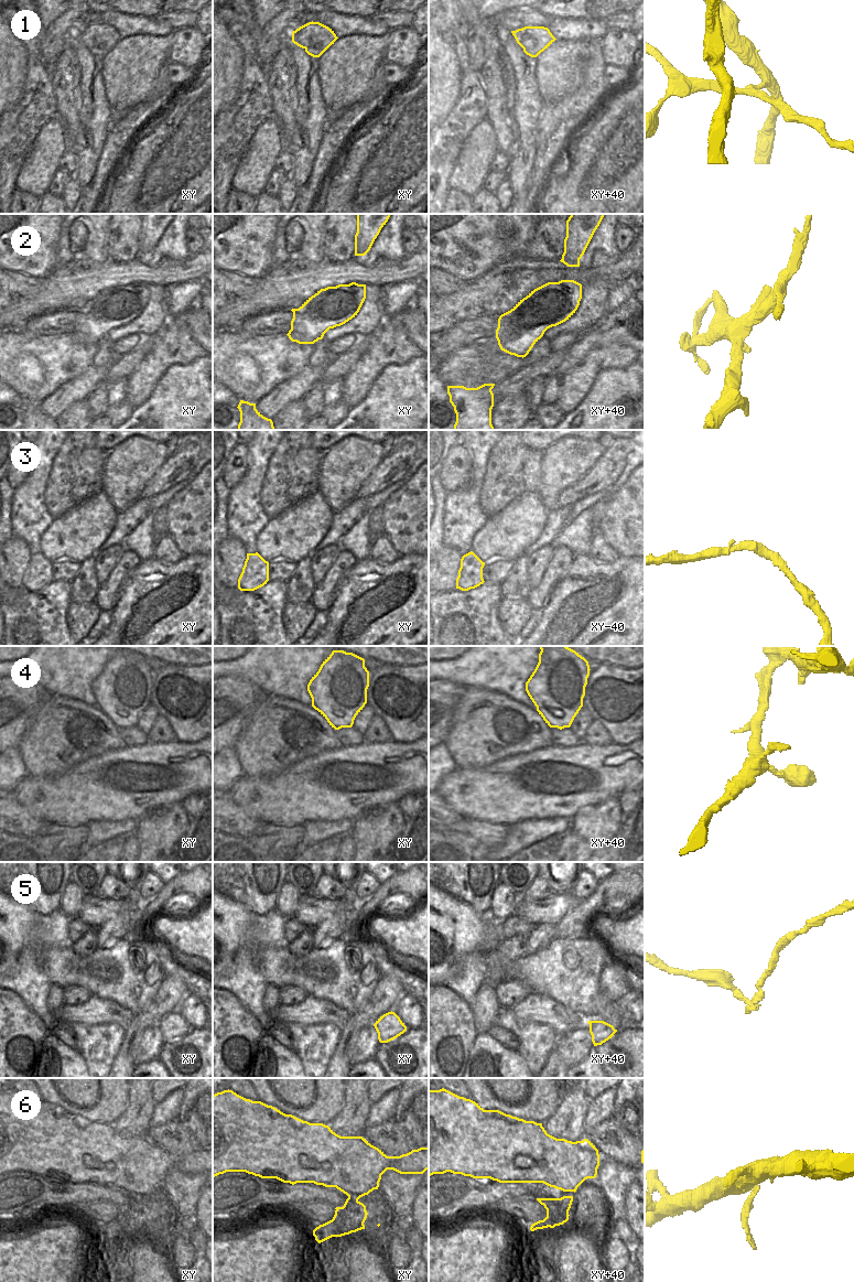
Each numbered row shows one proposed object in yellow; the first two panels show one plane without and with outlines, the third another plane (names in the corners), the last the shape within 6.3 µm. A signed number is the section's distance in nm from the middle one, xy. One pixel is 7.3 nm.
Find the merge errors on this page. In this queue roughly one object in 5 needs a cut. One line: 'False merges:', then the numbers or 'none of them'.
False merges: 1, 6

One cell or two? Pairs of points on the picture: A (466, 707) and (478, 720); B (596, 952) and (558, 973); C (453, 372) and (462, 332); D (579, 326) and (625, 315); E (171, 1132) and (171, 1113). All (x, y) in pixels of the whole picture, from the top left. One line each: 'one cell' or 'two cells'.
A: one cell
B: one cell
C: two cells
D: two cells
E: two cells

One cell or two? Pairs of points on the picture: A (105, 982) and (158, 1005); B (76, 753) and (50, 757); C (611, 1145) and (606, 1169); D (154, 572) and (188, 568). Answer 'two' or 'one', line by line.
A: two
B: one
C: two
D: one

